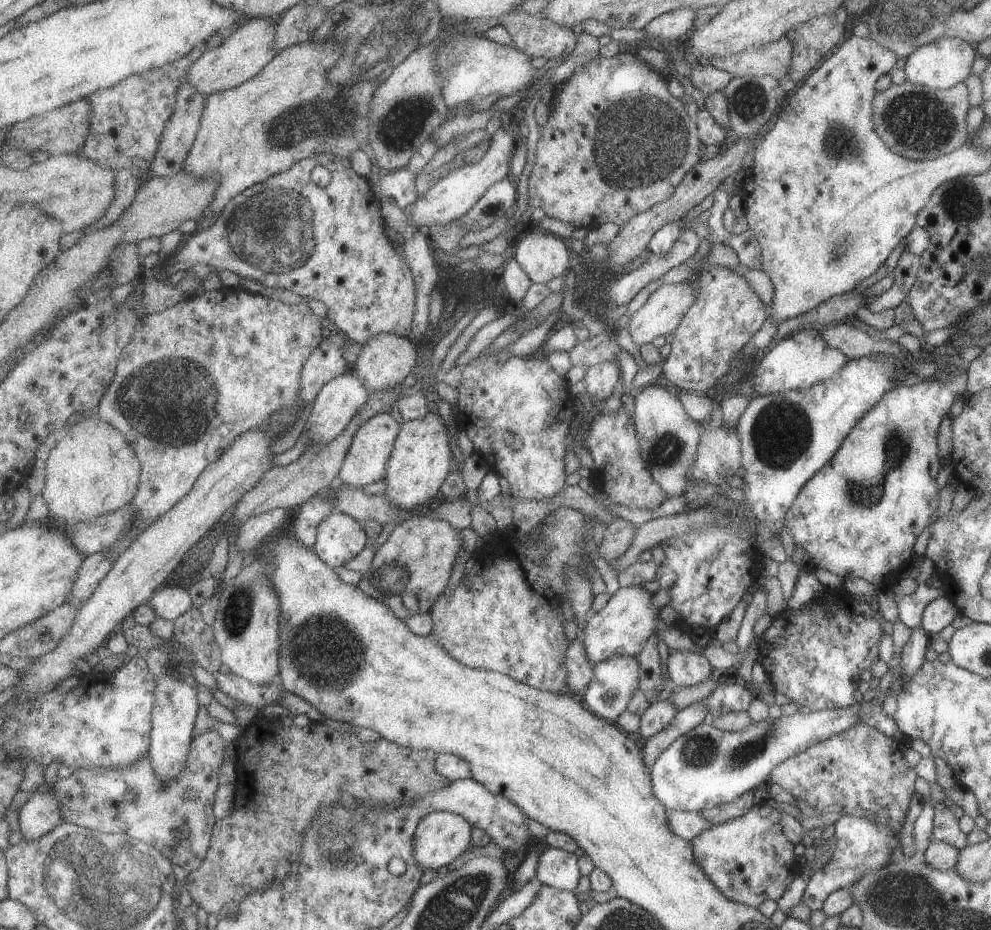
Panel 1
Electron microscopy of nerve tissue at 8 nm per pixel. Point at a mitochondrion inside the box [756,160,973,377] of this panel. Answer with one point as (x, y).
(836, 254)

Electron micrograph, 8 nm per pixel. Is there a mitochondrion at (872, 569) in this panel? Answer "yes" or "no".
no

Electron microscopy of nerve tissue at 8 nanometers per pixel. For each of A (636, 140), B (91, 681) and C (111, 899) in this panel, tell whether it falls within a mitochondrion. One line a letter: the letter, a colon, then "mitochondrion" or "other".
A: mitochondrion
B: other
C: mitochondrion

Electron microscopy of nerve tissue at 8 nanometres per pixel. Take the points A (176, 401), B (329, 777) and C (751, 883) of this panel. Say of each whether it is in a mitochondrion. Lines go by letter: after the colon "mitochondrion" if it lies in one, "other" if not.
A: mitochondrion
B: other
C: other

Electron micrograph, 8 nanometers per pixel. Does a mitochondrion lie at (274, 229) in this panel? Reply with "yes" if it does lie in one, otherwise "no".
yes

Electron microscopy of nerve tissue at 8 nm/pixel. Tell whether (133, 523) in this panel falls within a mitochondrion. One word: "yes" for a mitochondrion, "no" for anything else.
no

